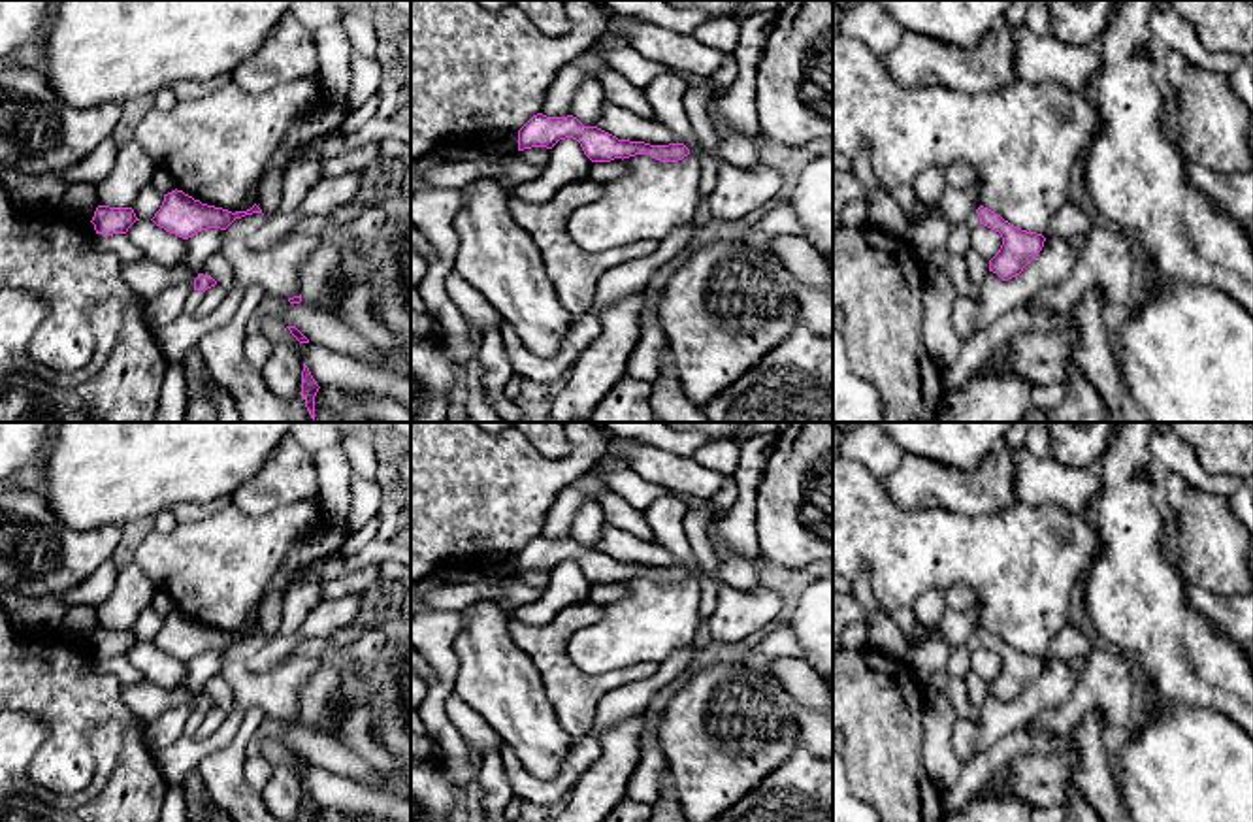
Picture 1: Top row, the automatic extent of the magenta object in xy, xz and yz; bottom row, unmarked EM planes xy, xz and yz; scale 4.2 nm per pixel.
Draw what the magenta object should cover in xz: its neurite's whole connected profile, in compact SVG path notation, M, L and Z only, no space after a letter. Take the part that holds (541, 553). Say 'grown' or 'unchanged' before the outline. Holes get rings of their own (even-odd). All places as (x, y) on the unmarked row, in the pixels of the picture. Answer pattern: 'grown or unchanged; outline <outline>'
unchanged; outline M543 535L533 537L518 552L518 573L531 569L552 571L565 560L577 562L592 584L610 584L614 581L624 583L635 577L650 577L661 584L678 584L690 577L690 571L684 566L650 567L644 564L618 562L597 549L584 549L573 537L546 539Z

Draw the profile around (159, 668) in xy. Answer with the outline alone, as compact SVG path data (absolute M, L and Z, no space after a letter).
M136 643L126 658L139 669L145 681L164 688L177 690L183 688L187 677L187 662L166 654L153 643Z

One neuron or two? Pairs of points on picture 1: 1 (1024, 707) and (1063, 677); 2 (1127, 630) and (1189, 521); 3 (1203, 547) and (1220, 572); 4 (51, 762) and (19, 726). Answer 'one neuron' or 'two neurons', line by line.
1: one neuron
2: two neurons
3: one neuron
4: two neurons

